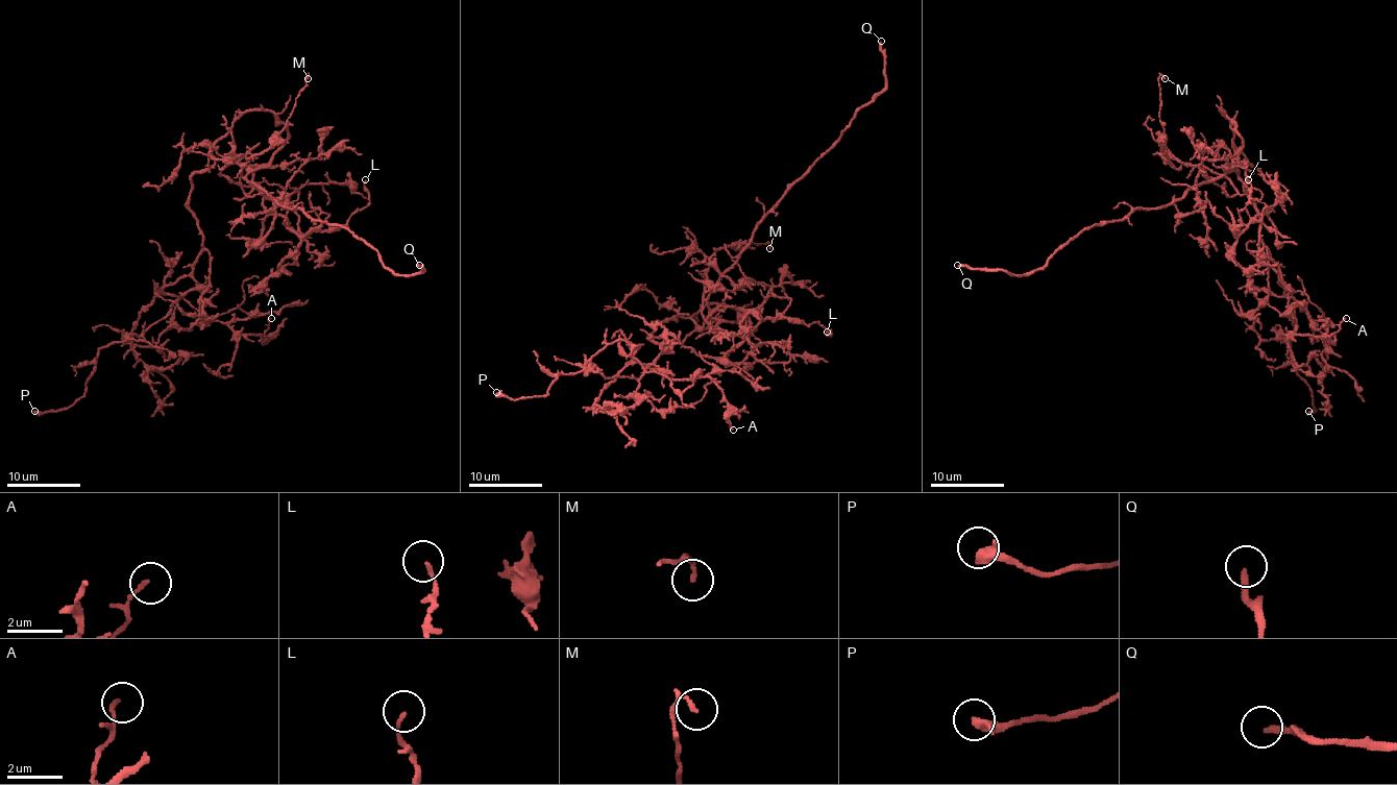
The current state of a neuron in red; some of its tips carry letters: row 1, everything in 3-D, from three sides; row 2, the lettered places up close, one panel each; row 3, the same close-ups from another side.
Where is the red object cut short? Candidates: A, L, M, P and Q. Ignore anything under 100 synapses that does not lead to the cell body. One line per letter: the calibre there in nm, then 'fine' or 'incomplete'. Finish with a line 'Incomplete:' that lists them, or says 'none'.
A: 130 nm | fine
L: 120 nm | fine
M: 180 nm | fine
P: 400 nm | fine
Q: 240 nm | incomplete
Incomplete: Q

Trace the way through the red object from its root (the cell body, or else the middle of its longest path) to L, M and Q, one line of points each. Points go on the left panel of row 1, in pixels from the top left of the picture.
L: (216, 148), (234, 162), (221, 172), (254, 188), (264, 207), (300, 236), (341, 228), (365, 207), (365, 179)
M: (216, 148), (247, 171), (243, 176), (242, 167), (262, 154), (286, 124), (308, 74), (308, 78)
Q: (216, 148), (280, 205), (350, 229), (393, 272), (419, 274), (419, 265)

